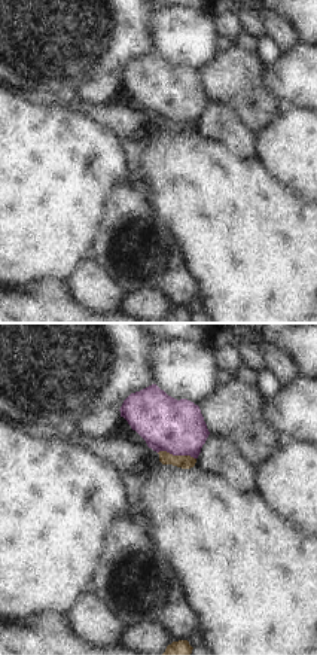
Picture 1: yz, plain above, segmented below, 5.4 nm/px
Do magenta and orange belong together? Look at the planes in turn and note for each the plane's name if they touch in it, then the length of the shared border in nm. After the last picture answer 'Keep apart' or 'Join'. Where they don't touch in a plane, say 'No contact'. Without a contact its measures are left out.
Touches magenta in yz. Shared border 220 nm

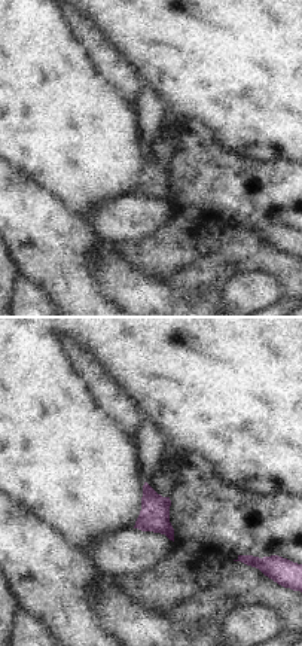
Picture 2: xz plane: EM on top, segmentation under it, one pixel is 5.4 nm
No contact

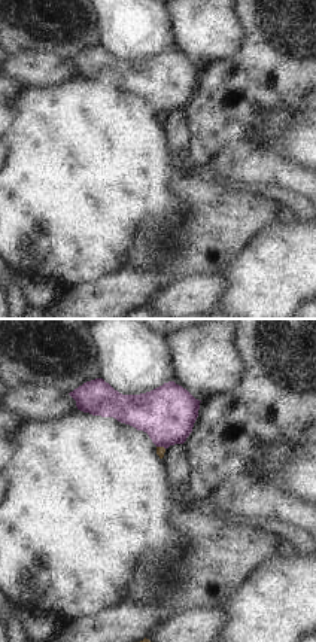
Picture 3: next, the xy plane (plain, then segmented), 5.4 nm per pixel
Touches magenta in xy. Shared border 50 nm

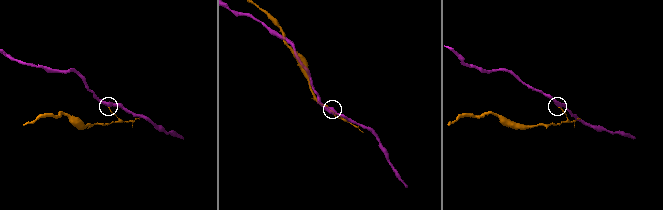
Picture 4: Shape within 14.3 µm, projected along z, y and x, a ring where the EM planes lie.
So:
Keep apart

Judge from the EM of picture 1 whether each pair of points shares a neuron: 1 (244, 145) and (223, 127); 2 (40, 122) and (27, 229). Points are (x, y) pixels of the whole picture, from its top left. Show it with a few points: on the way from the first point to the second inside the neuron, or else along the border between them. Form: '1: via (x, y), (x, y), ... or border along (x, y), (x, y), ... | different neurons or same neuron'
1: via (240, 140), (228, 130) | same neuron
2: via (40, 149), (40, 170), (27, 185), (27, 203) | same neuron

